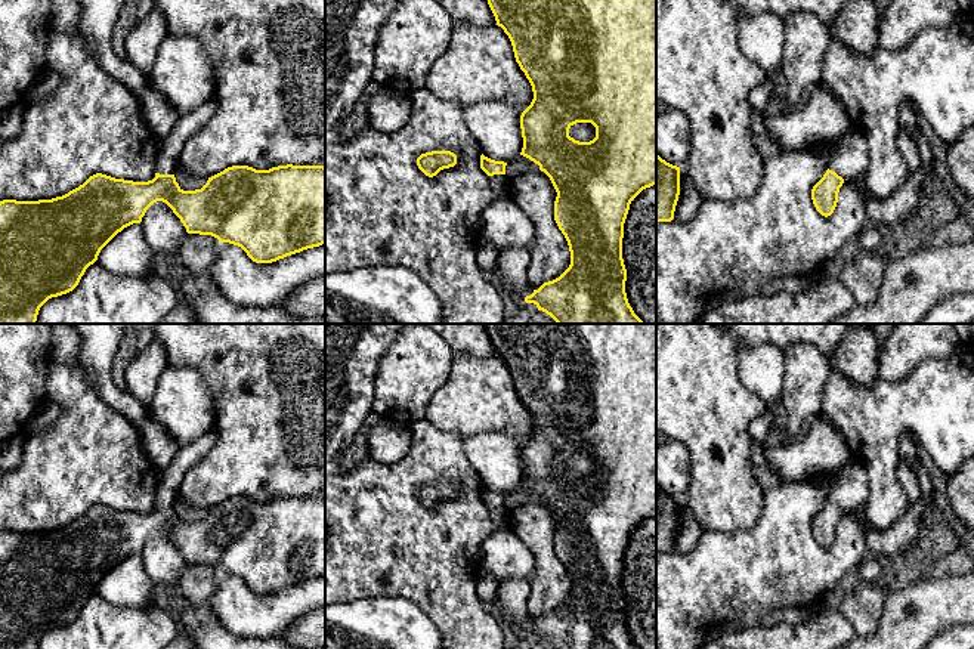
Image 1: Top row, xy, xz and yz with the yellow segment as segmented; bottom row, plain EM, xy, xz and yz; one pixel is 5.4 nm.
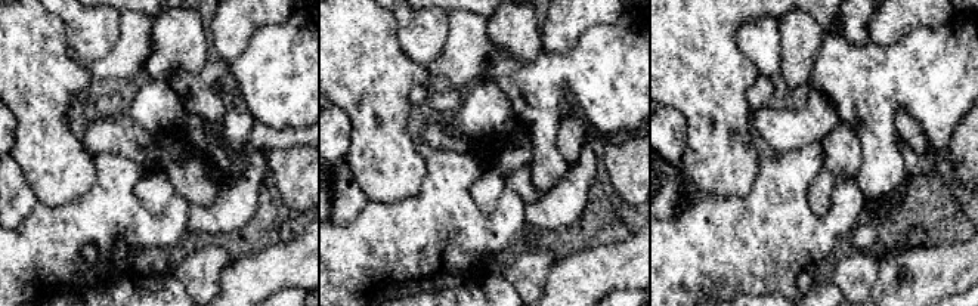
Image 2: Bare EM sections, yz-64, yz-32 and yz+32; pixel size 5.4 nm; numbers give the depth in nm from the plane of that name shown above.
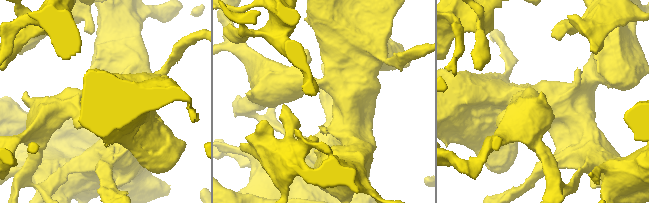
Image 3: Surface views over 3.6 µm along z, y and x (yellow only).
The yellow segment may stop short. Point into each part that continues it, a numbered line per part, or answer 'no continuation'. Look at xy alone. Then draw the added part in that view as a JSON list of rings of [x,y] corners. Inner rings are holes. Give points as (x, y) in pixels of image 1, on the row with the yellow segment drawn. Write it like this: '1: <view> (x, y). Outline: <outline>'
1: xy (170, 147). Outline: [[[214,95],[205,103],[194,108],[183,115],[179,115],[179,120],[174,124],[173,130],[166,137],[160,139],[158,154],[155,160],[155,173],[174,174],[185,142],[208,123],[216,108],[217,98]]]

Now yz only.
1: yz (849, 155). Outline: [[[853,127],[829,143],[829,170],[844,180],[863,176],[868,167],[869,148],[859,129]]]

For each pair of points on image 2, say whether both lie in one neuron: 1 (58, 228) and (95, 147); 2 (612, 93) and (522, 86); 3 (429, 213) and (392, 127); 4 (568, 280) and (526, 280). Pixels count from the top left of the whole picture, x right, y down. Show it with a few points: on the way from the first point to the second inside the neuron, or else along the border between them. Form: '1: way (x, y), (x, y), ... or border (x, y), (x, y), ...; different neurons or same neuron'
1: border (95, 157), (117, 154), (129, 160); different neurons
2: way (590, 86), (544, 86); same neuron
3: border (426, 158), (421, 188), (386, 203); different neurons
4: border (557, 259), (550, 269), (544, 290); different neurons

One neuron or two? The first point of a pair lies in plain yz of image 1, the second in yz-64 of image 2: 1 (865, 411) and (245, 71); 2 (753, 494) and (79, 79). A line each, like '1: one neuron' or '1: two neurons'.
1: one neuron
2: one neuron

